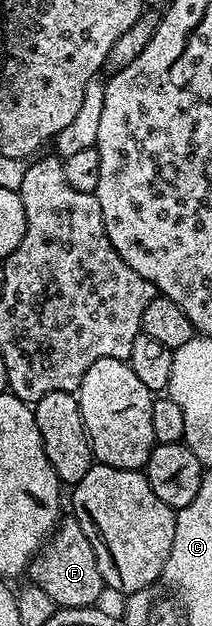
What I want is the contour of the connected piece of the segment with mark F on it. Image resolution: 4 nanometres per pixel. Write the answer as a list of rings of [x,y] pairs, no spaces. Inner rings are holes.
[[[74,516],[62,519],[53,541],[36,557],[33,574],[34,570],[34,585],[41,587],[45,596],[54,600],[56,607],[68,610],[94,607],[98,603],[95,601],[105,594],[101,568],[97,568],[97,556],[93,556],[93,544],[89,544],[89,536],[85,536]]]

